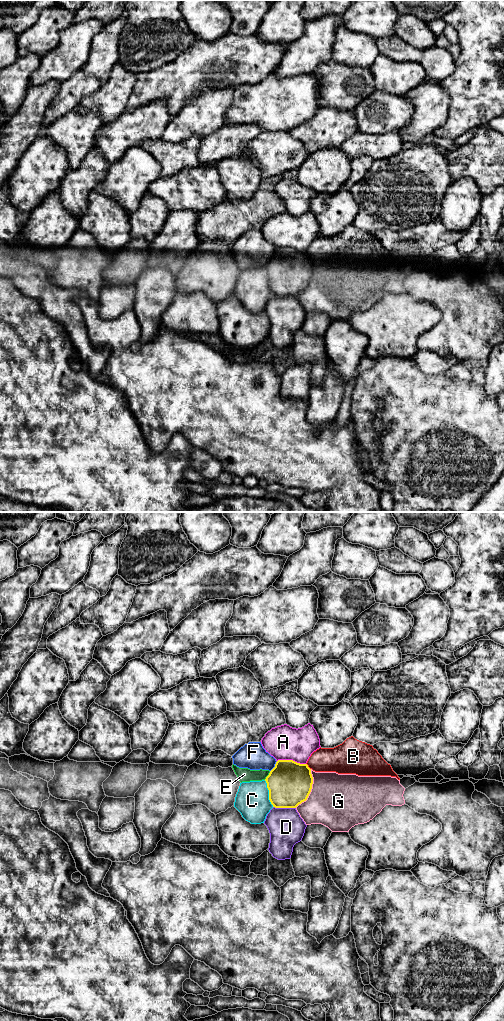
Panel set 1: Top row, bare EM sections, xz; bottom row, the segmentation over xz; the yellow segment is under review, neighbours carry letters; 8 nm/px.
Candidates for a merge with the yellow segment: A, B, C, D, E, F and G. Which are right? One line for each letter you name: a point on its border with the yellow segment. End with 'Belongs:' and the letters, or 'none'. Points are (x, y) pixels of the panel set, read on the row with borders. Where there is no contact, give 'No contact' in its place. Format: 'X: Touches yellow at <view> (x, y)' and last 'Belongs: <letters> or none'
Belongs: none

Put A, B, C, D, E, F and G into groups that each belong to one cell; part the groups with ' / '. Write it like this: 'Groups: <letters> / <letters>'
Groups: A / B G / C / D / E F

